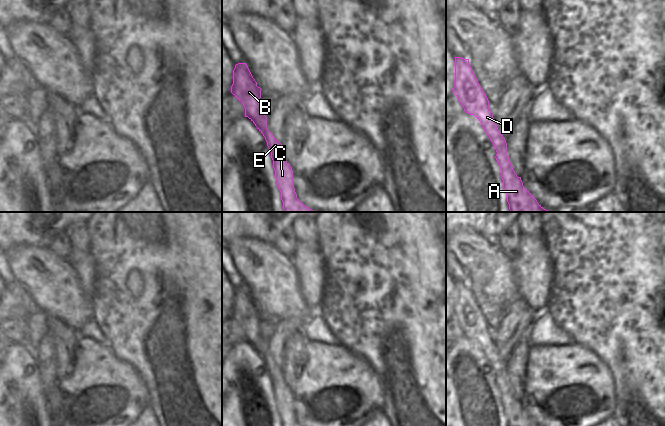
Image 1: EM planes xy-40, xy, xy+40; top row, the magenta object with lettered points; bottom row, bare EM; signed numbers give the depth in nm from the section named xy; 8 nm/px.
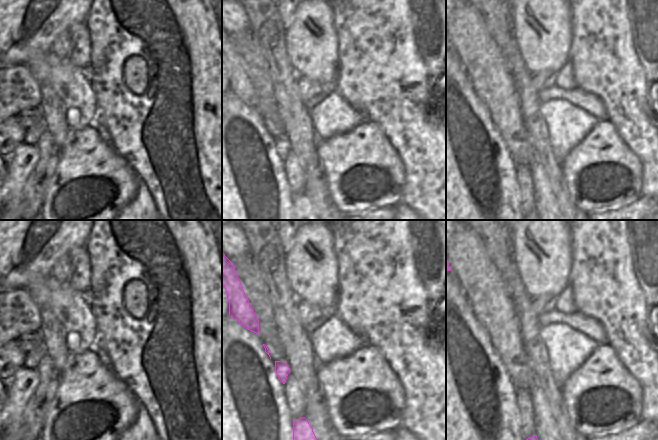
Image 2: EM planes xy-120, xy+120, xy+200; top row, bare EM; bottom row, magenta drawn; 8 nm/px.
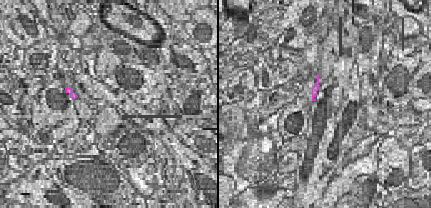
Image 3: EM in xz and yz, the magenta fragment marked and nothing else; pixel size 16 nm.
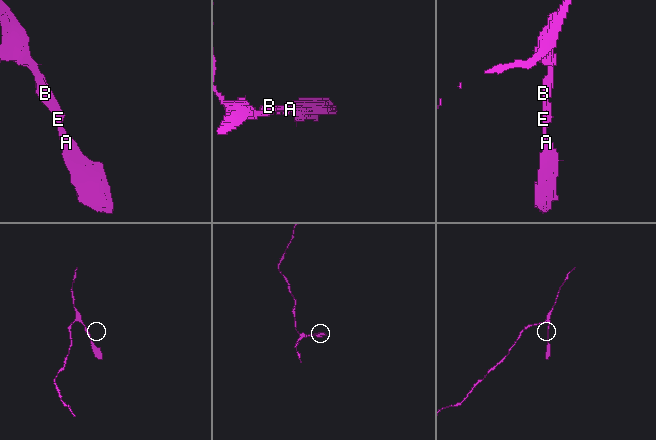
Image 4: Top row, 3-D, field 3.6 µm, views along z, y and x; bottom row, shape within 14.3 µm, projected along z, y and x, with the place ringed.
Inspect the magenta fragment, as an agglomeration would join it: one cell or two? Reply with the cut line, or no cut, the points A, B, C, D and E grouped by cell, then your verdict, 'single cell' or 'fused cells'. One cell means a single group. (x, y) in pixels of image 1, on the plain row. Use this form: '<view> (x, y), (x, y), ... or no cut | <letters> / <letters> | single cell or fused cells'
no cut | A B C D E | single cell

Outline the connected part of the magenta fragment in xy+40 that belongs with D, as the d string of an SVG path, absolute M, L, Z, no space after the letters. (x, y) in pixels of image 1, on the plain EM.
M455 281L455 310L453 317L457 320L464 335L474 339L482 348L485 356L495 370L495 382L501 392L503 412L507 418L507 426L537 426L535 421L523 410L507 378L507 367L499 356L497 348L489 332L489 324L481 312L469 283Z

